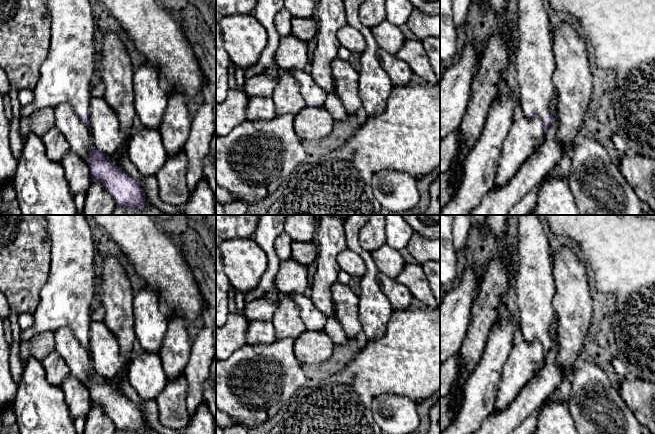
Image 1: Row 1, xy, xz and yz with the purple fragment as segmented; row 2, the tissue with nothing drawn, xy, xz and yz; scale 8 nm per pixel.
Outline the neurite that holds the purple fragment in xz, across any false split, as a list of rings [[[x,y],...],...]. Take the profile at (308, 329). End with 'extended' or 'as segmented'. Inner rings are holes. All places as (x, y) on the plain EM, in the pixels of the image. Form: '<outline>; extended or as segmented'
[[[281,293],[275,301],[258,298],[246,303],[243,315],[250,323],[272,320],[282,297],[285,295],[301,309],[302,321],[307,331],[323,331],[327,317],[317,309],[311,298],[304,294]]]; extended

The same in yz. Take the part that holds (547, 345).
[[[520,215],[518,219],[518,252],[520,265],[516,277],[517,305],[520,314],[521,335],[527,342],[538,339],[544,348],[544,357],[553,347],[549,329],[555,317],[555,278],[549,240],[537,215]]]; extended

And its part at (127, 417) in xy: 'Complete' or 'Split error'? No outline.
Complete

